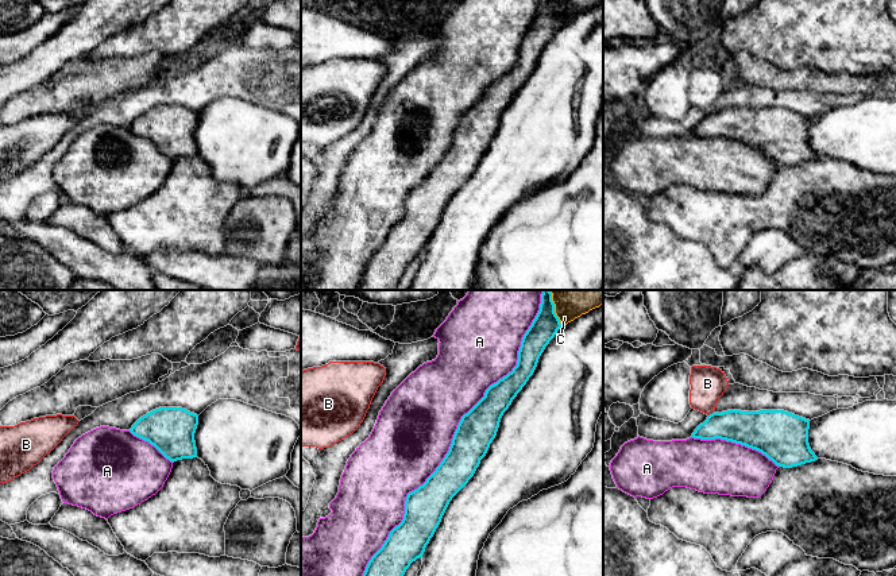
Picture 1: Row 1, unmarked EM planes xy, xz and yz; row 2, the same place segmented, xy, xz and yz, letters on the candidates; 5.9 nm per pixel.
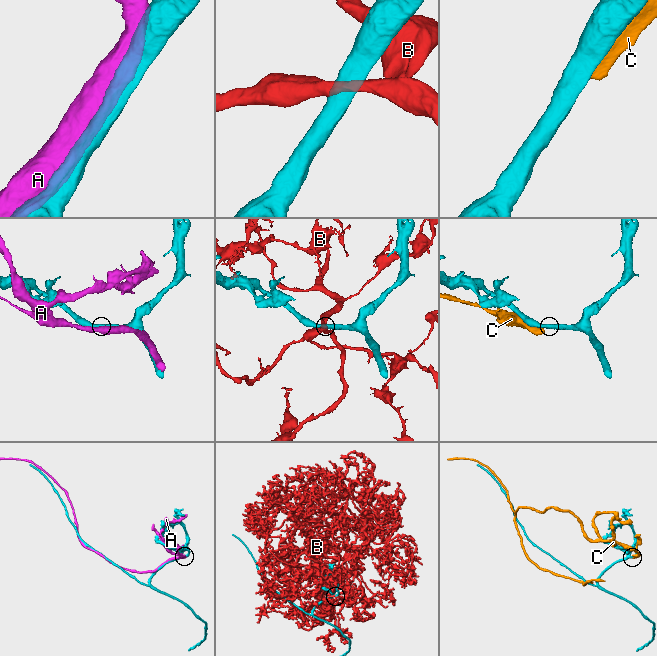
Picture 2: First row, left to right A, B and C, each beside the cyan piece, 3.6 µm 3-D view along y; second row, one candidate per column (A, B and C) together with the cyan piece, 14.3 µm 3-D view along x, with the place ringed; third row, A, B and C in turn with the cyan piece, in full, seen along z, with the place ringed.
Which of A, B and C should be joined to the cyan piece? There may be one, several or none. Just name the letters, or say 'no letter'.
no letter

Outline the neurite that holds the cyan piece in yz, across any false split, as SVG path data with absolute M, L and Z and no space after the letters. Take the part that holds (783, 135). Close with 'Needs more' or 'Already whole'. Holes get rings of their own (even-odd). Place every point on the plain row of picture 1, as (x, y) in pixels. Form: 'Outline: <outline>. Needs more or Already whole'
Outline: M784 108L712 111L691 135L726 138L756 147L784 166L818 158L808 142L810 117Z. Already whole

